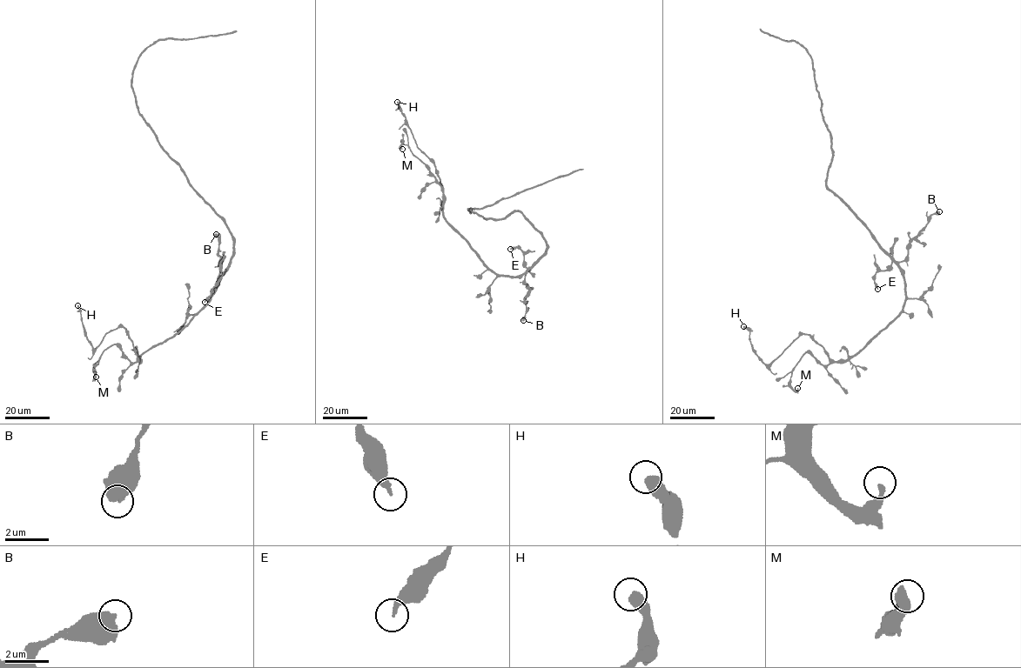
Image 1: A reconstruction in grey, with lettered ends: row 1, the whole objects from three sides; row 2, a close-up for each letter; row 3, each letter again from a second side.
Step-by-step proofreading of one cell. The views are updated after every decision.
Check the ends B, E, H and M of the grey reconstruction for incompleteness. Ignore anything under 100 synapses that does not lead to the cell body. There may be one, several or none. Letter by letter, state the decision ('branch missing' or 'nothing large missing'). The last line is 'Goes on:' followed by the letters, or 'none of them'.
B: nothing large missing
E: nothing large missing
H: nothing large missing
M: nothing large missing
Goes on: none of them

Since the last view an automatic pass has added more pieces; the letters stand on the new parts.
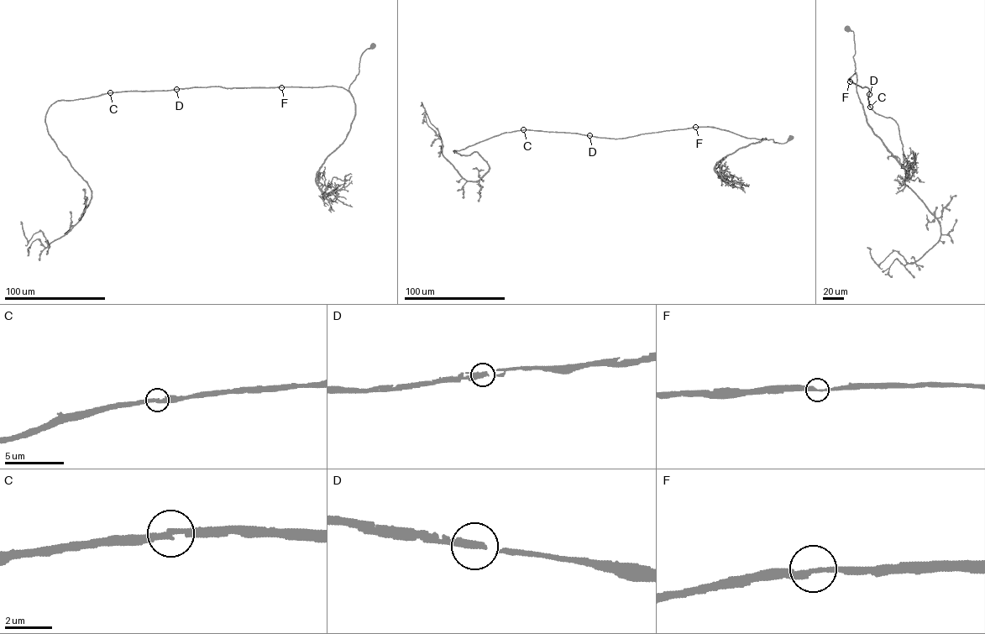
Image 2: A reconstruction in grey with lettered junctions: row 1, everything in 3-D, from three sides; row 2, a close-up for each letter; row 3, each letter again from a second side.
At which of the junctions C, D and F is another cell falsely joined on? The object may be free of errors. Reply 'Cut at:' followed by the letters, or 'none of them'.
Cut at: none of them

